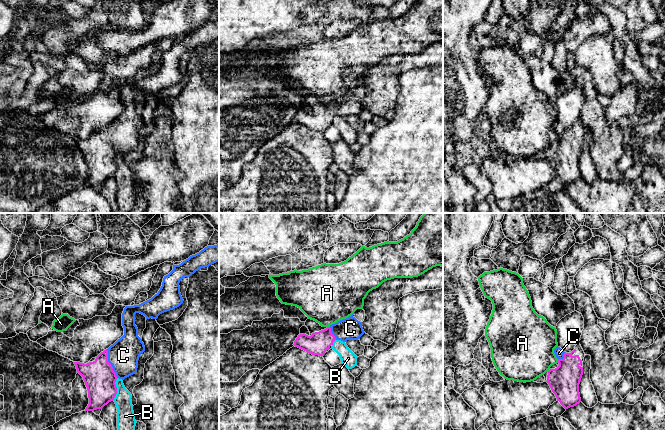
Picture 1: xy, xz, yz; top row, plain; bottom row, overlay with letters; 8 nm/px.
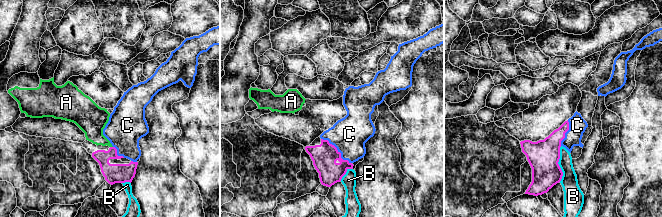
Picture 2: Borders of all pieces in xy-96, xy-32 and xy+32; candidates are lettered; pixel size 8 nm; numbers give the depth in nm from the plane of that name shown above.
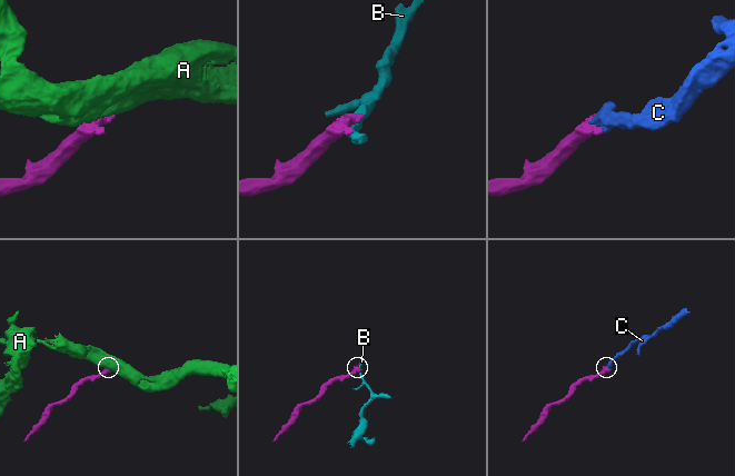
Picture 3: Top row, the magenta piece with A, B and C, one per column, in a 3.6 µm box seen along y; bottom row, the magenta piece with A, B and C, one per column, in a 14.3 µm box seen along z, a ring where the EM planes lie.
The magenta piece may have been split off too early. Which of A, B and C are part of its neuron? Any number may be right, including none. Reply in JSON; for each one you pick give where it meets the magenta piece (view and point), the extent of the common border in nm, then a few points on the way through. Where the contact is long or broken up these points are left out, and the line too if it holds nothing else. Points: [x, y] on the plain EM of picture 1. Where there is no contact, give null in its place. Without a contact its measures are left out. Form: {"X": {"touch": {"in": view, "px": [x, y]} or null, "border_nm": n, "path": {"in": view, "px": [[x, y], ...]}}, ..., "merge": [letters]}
{"C": {"touch": {"in": "xy", "px": [109, 139]}, "border_nm": 240}, "merge": ["C"]}

